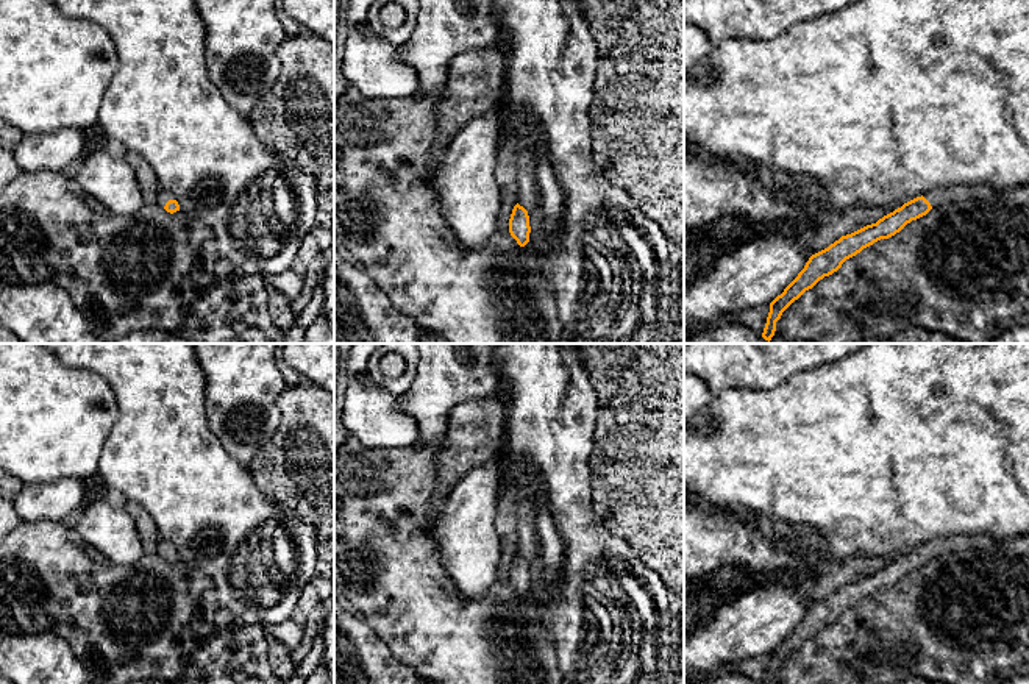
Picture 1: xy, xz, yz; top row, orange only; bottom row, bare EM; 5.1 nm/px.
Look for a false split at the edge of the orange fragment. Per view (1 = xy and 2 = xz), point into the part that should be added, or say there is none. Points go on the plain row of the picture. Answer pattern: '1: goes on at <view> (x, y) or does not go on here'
1: goes on at xy (163, 547)
2: does not go on here

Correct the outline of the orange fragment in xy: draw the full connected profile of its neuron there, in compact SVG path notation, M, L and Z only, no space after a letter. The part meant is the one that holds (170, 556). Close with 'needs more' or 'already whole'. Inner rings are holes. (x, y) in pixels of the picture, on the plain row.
M159 537L159 540L158 540L156 554L164 558L170 564L180 561L180 554L175 550L175 547L162 537Z; needs more

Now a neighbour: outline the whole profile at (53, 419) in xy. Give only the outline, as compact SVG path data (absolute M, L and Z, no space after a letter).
M0 344L0 470L23 484L64 478L84 481L97 473L103 445L119 419L116 394L95 372L62 364L41 344Z

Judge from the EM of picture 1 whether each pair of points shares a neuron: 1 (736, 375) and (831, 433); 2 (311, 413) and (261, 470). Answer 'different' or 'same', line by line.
1: different
2: same

